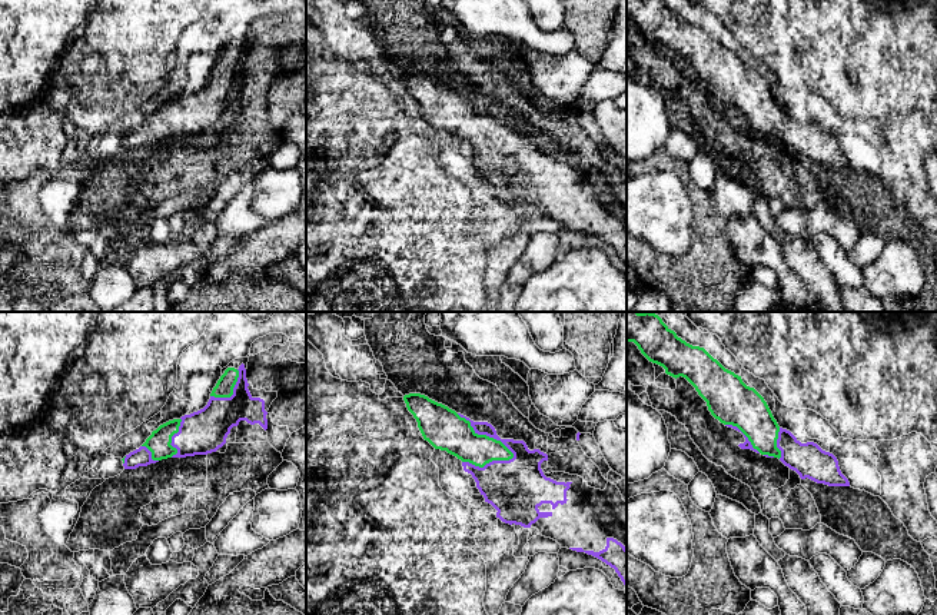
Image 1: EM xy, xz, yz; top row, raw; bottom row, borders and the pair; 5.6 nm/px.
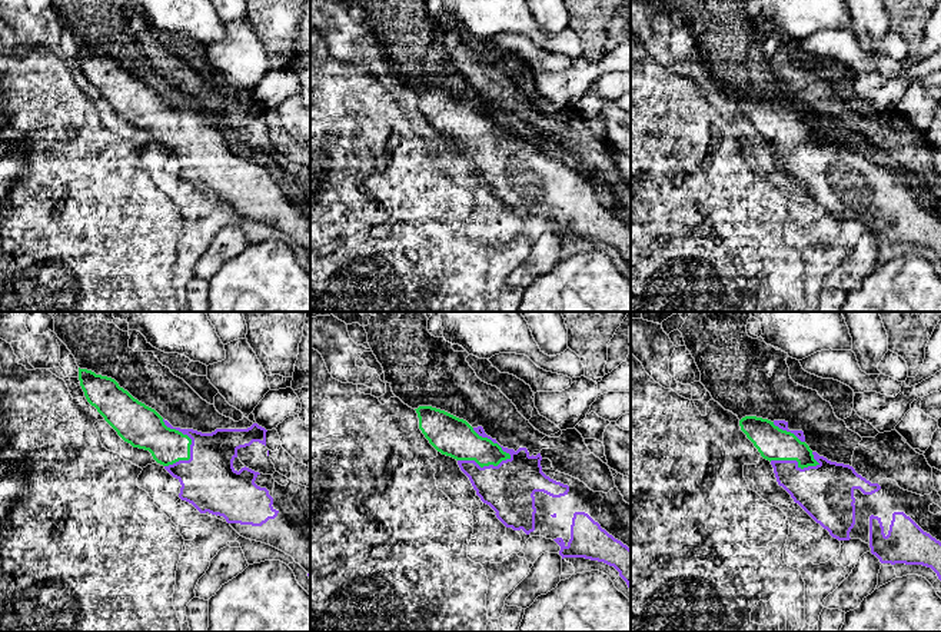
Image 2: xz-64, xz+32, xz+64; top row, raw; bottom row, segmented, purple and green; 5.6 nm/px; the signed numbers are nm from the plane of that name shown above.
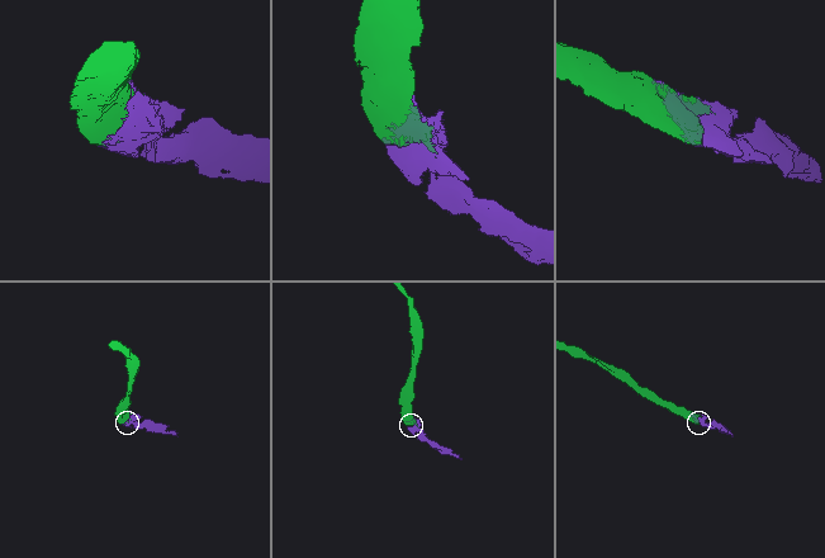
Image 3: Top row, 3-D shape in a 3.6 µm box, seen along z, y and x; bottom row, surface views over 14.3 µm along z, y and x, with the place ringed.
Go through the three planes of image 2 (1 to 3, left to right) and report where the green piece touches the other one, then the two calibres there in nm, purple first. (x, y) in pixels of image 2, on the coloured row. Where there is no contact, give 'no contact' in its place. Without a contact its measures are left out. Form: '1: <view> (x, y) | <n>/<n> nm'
1: xz-64 (186, 433) | 260/240 nm
2: xz+32 (484, 466) | 280/220 nm
3: xz+64 (795, 461) | 320/190 nm

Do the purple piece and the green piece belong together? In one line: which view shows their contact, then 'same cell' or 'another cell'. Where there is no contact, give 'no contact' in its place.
xz | same cell

